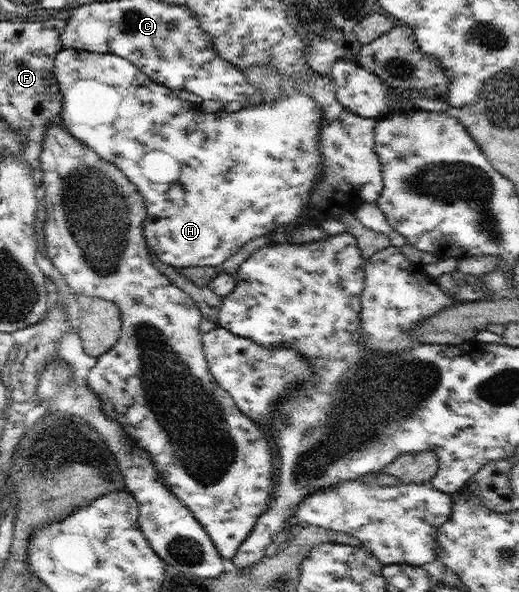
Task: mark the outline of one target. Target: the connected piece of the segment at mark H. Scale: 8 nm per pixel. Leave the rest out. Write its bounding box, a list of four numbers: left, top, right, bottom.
[53,49,324,268]

